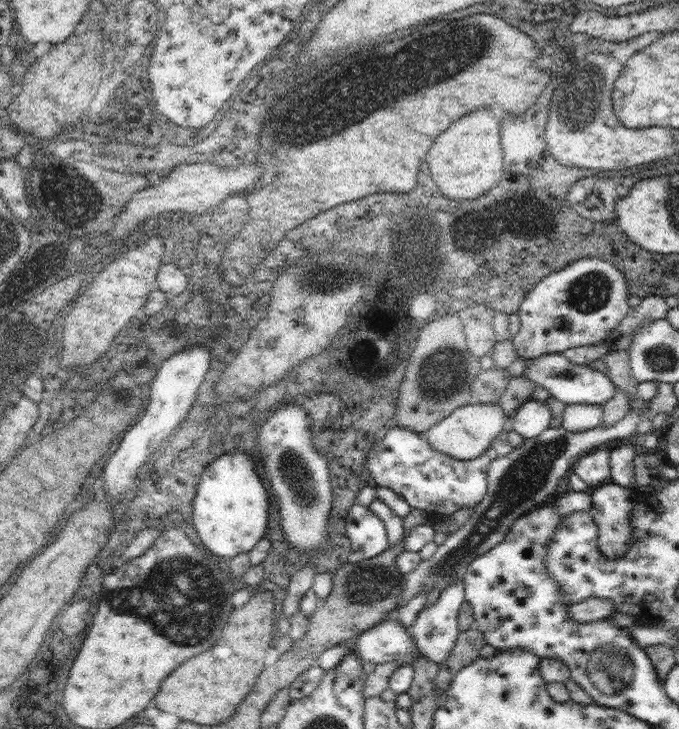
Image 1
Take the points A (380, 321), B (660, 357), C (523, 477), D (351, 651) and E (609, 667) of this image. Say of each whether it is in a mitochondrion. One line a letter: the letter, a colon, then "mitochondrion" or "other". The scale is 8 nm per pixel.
A: other
B: mitochondrion
C: mitochondrion
D: other
E: mitochondrion

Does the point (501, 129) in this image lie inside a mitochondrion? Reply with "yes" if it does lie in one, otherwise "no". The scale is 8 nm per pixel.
no

